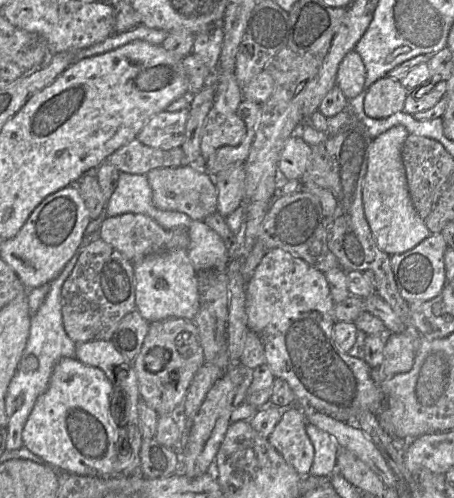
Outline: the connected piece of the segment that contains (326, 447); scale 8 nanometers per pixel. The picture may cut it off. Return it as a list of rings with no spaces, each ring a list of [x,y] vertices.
[[[307,423],[306,432],[314,447],[314,460],[309,475],[329,477],[336,473],[339,446],[327,432]]]

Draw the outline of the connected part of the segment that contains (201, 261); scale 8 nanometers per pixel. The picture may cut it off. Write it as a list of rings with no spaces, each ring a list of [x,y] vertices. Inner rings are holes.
[[[194,220],[188,228],[190,261],[198,273],[204,270],[225,271],[229,252],[222,238],[203,221]]]

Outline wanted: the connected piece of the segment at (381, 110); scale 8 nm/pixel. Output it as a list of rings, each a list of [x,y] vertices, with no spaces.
[[[387,76],[375,81],[369,88],[364,110],[373,119],[385,119],[402,112],[408,91],[398,80]]]

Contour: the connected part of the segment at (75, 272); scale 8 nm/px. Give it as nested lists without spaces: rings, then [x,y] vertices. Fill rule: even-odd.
[[[99,237],[81,252],[61,291],[63,327],[76,344],[111,340],[121,319],[136,309],[133,264]]]

